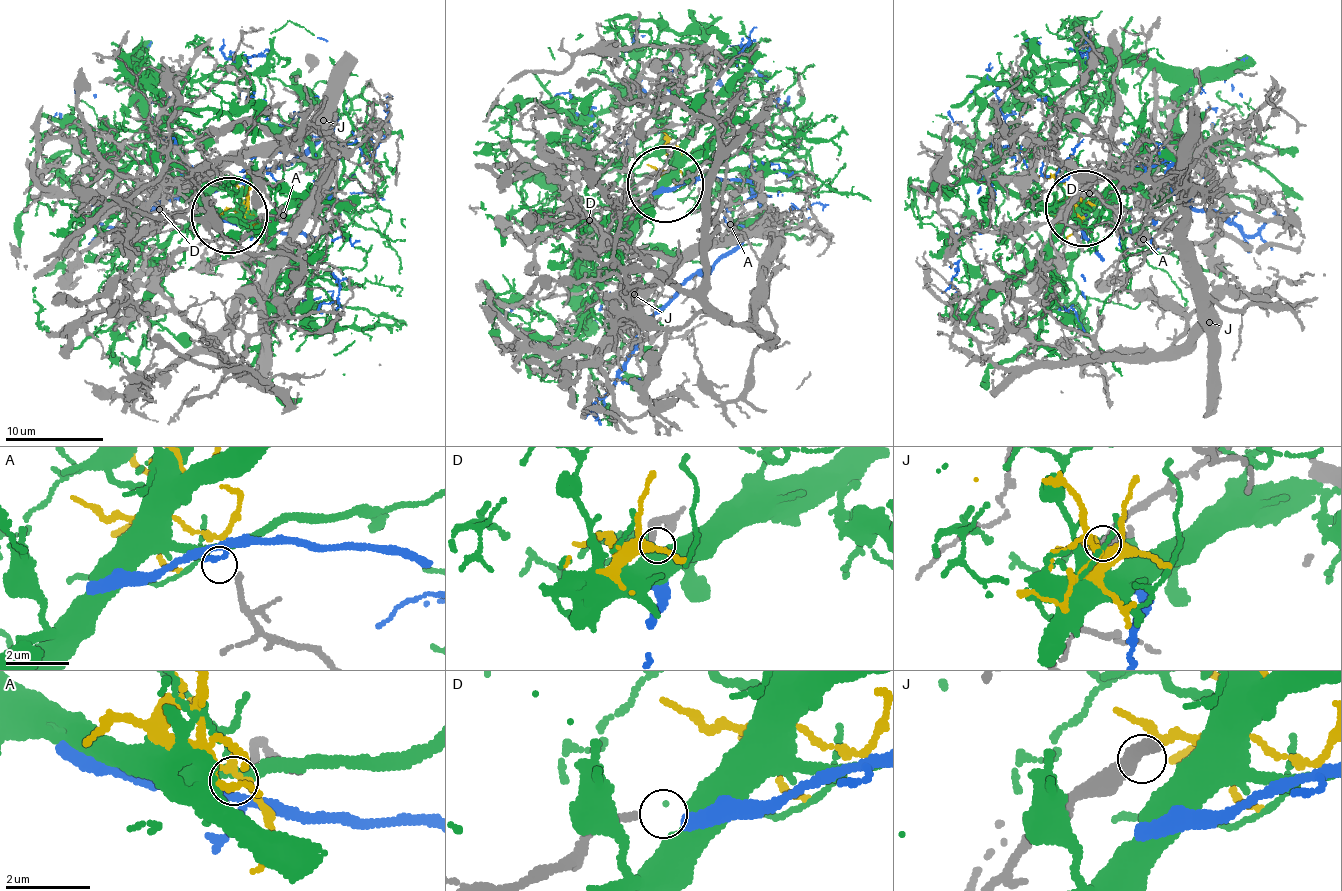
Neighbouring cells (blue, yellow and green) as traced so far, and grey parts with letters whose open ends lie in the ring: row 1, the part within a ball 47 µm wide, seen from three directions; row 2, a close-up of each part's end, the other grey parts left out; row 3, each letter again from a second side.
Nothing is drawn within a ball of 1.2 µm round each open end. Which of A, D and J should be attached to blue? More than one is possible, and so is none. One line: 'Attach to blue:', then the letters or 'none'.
Attach to blue: D

